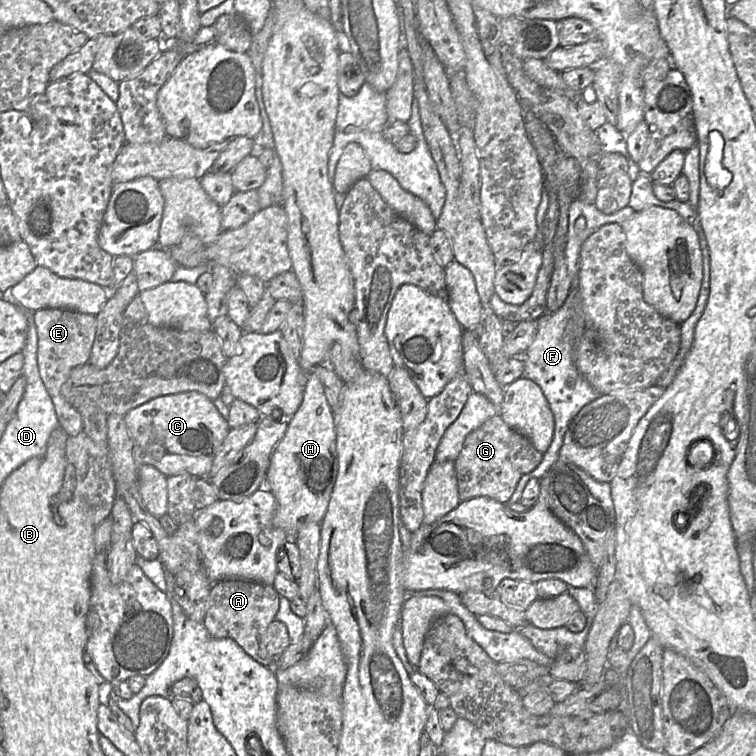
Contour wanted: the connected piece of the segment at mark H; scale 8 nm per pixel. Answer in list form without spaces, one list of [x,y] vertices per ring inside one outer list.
[[[308,373],[301,406],[290,419],[287,431],[276,446],[266,477],[270,491],[277,501],[273,519],[276,527],[292,537],[304,521],[323,521],[330,502],[338,472],[334,412],[326,398],[318,376]]]

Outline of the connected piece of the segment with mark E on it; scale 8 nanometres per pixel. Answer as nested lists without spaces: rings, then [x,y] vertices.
[[[43,308],[33,312],[37,330],[37,364],[40,377],[53,402],[59,426],[69,437],[83,430],[79,412],[64,398],[62,386],[73,368],[88,363],[96,333],[96,317],[64,308]]]

